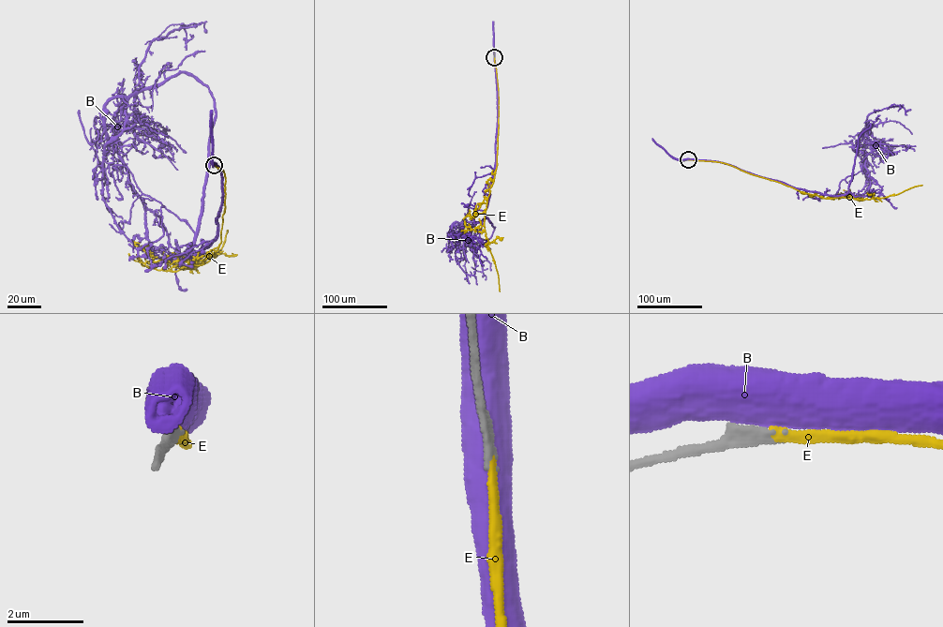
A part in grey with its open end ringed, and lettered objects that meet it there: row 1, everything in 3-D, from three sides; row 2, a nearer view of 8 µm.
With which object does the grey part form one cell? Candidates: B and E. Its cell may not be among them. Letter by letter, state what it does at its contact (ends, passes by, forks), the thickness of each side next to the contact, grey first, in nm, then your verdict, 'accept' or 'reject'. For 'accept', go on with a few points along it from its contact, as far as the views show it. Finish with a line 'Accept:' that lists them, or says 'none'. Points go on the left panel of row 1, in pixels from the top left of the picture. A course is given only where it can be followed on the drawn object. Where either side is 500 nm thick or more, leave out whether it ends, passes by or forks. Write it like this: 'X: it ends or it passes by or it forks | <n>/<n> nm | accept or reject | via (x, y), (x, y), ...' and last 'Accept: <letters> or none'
B: 360/750 nm | reject
E: it ends | 320/240 nm | accept | via (214, 165), (226, 178), (221, 243), (202, 264), (191, 261), (187, 266), (215, 257), (228, 230)
Accept: E

